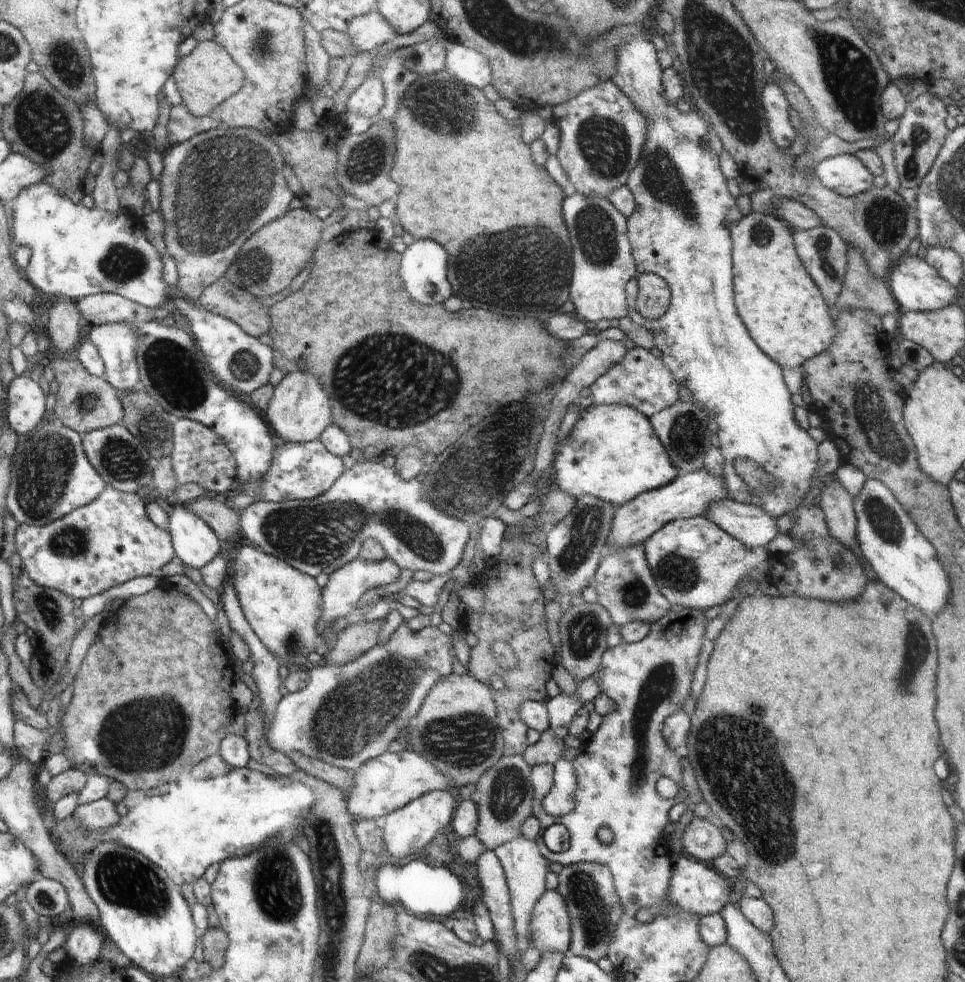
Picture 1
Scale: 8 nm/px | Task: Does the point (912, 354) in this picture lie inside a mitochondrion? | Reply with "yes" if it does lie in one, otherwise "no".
no

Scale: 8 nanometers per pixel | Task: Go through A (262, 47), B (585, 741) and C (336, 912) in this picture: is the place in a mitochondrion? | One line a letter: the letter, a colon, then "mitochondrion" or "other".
A: mitochondrion
B: other
C: mitochondrion

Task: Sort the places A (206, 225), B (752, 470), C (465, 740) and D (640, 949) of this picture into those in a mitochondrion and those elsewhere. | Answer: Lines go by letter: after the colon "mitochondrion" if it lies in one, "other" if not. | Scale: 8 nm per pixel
A: mitochondrion
B: mitochondrion
C: mitochondrion
D: other

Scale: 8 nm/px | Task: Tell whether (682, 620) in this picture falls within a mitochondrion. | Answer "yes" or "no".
no

